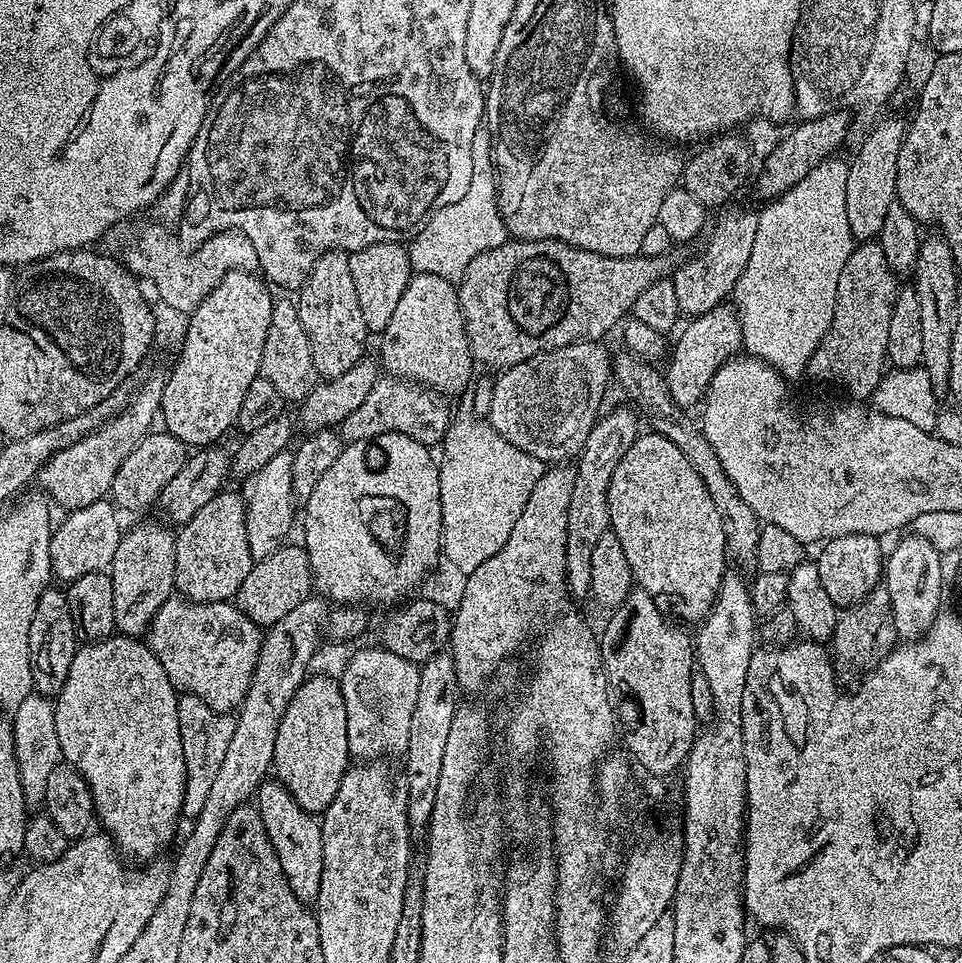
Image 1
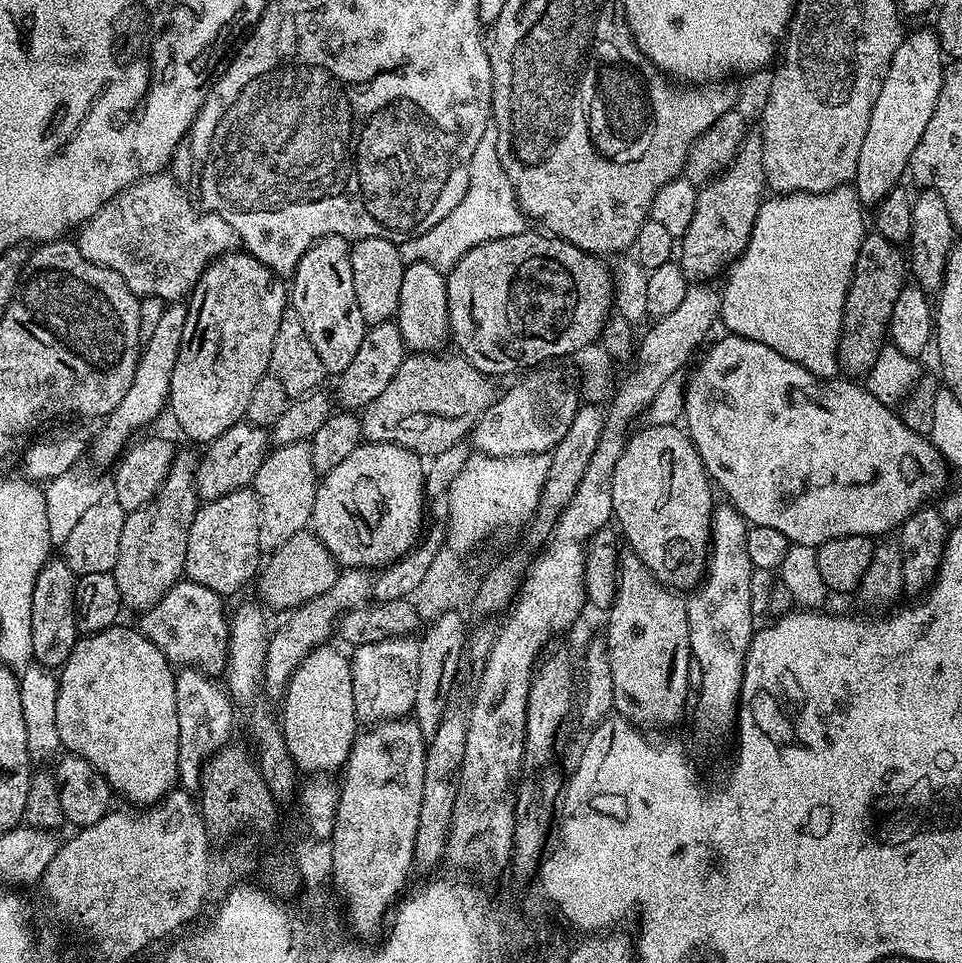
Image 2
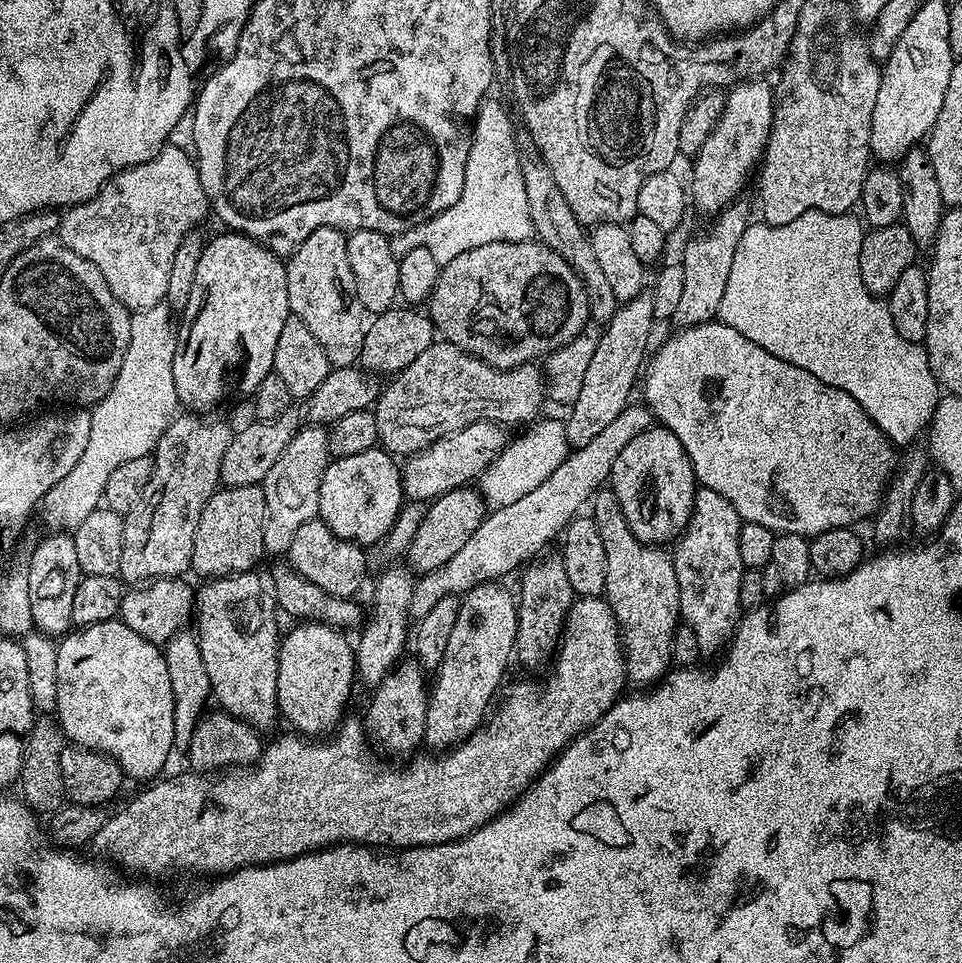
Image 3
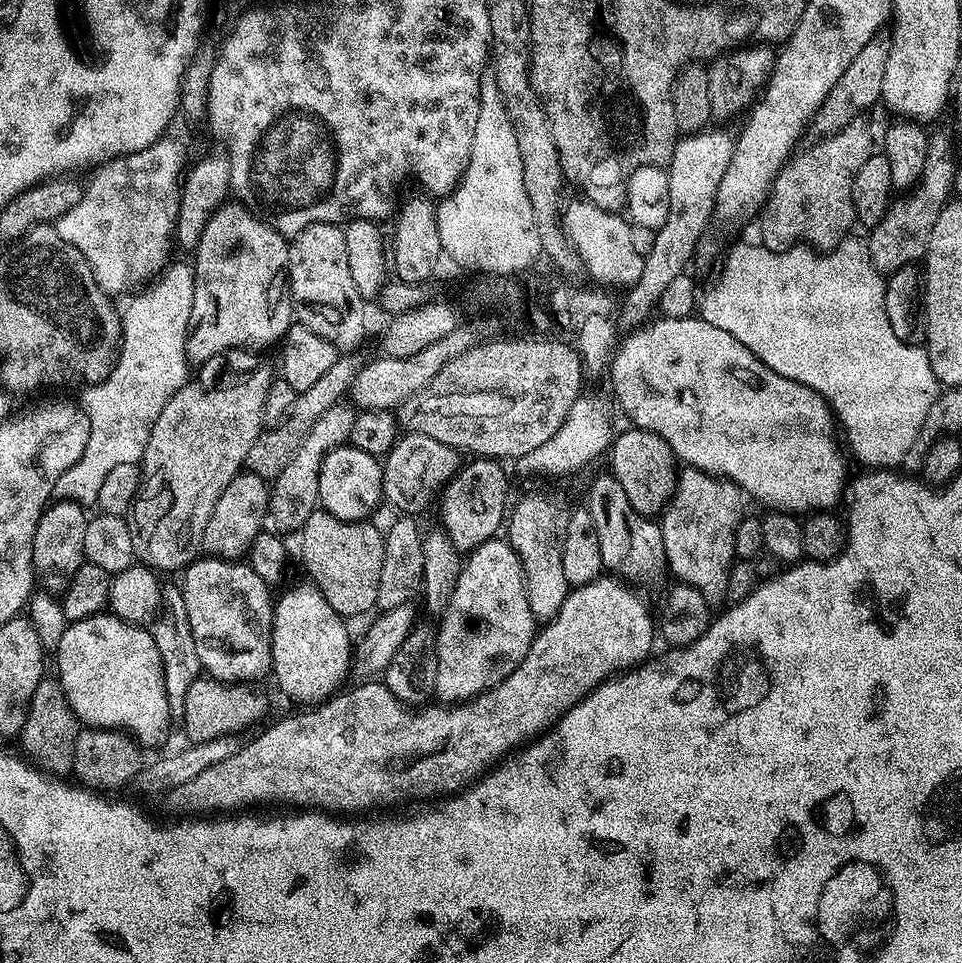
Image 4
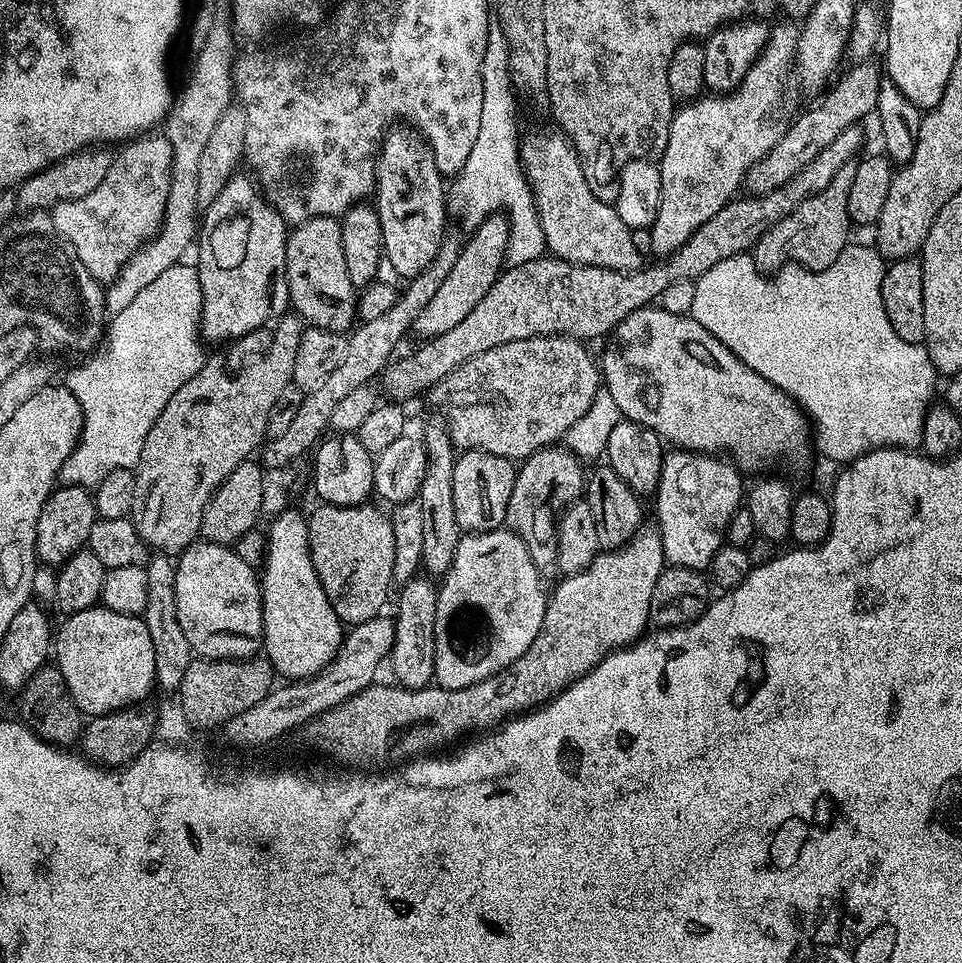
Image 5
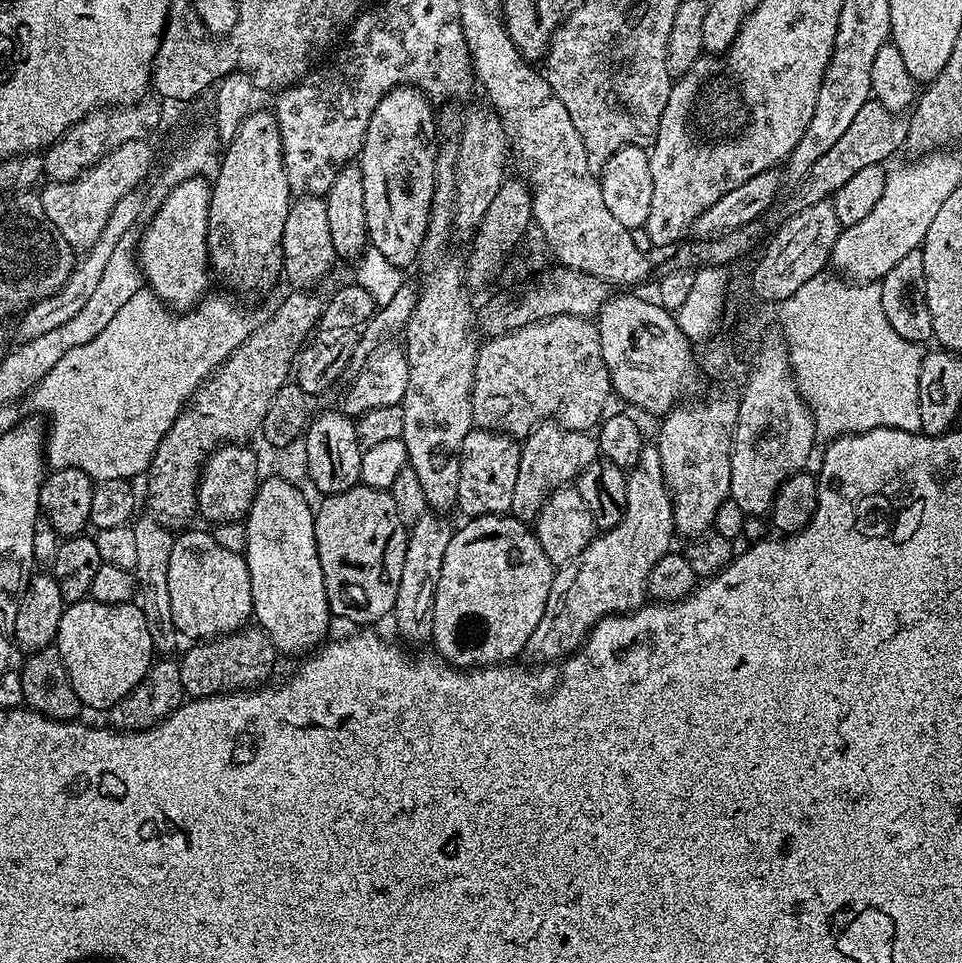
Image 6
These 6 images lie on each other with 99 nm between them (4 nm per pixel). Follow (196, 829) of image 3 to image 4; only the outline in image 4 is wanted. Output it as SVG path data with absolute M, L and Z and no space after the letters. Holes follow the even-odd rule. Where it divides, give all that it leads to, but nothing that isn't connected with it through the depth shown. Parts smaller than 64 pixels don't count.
M601 578L589 584L584 584L580 588L572 588L568 593L566 602L562 602L562 610L558 610L556 617L547 621L537 631L536 637L532 639L530 650L522 663L501 684L494 685L490 691L484 692L481 696L475 696L472 700L465 700L462 704L435 706L436 708L424 706L419 710L413 710L394 698L383 682L372 678L369 679L372 680L369 684L356 684L349 692L341 690L335 696L325 700L323 704L315 705L311 710L296 710L300 712L274 721L265 732L257 731L255 733L257 736L249 744L247 742L241 743L240 749L234 754L230 754L230 758L225 758L223 762L217 762L215 766L202 770L202 774L195 775L194 778L190 778L182 786L173 788L170 793L171 799L176 799L177 806L182 811L188 812L184 814L228 814L231 813L228 812L231 808L240 808L236 810L251 809L248 808L251 804L293 804L293 809L296 810L319 810L325 814L372 814L375 813L372 812L375 808L392 808L395 804L402 803L403 800L428 800L431 796L448 798L453 794L459 794L475 784L493 766L499 765L513 750L519 749L521 746L527 746L543 736L549 728L555 725L560 717L565 716L579 700L587 698L605 680L613 679L621 672L635 669L653 655L653 615L651 618L643 602L631 591L635 592L631 587L616 578Z

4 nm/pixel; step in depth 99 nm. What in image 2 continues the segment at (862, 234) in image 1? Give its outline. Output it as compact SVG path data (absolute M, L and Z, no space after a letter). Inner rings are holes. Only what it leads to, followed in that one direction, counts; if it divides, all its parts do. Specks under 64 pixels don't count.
M909 31L898 50L894 50L878 102L874 102L874 114L870 114L870 126L866 126L862 151L858 153L854 187L861 205L879 204L889 190L903 181L900 179L908 172L908 159L914 154L914 146L922 142L926 122L930 122L930 114L934 114L934 106L938 106L945 67L946 57L940 51L940 37L935 31Z

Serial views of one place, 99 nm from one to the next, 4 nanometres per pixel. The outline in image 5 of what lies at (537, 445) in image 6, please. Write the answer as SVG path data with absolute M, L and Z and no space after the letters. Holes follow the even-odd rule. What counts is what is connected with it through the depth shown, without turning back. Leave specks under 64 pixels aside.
M549 446L540 448L523 461L516 469L514 490L510 490L510 506L506 506L504 524L530 550L534 566L542 574L548 574L556 568L558 542L556 526L558 517L566 507L566 502L575 502L586 492L586 468L583 468L581 457L575 456L567 446Z

